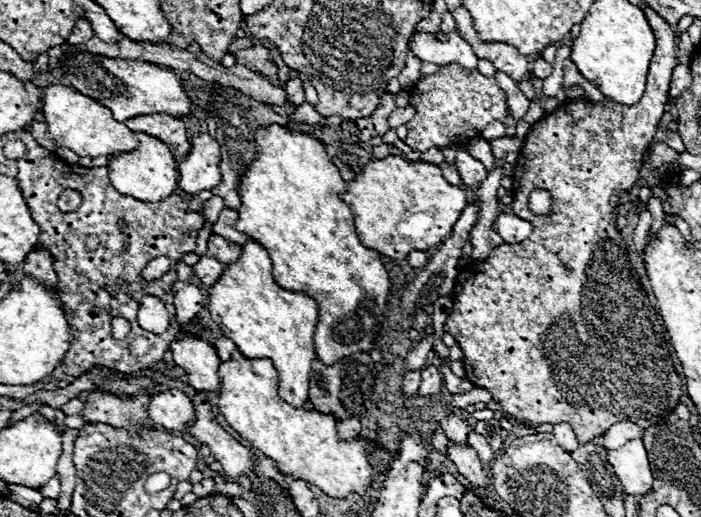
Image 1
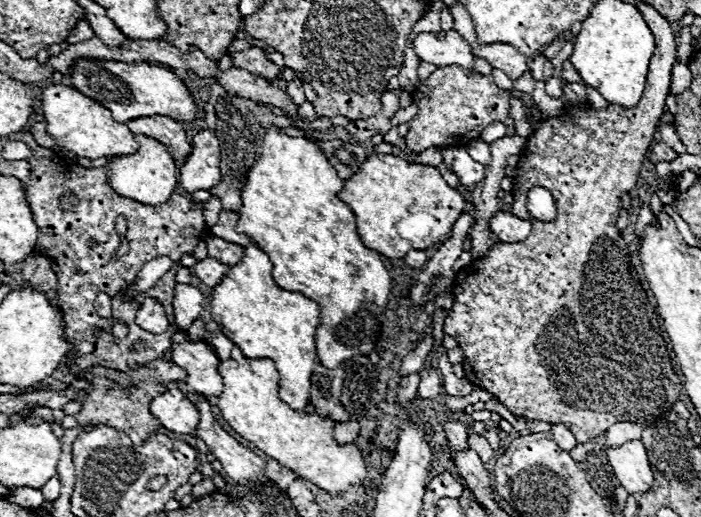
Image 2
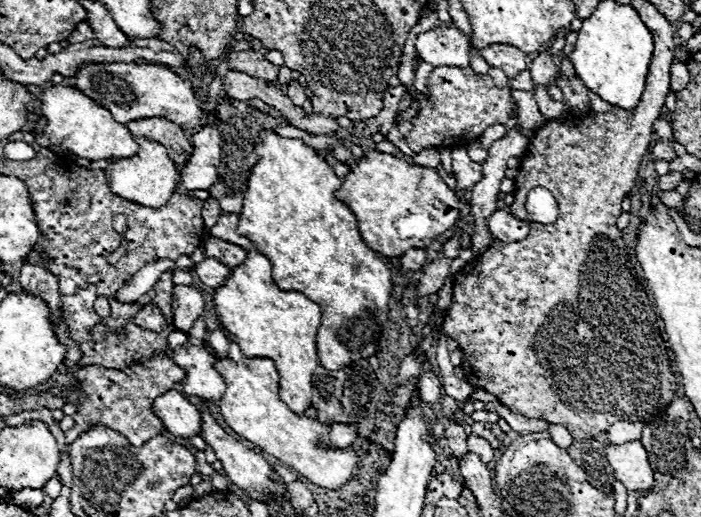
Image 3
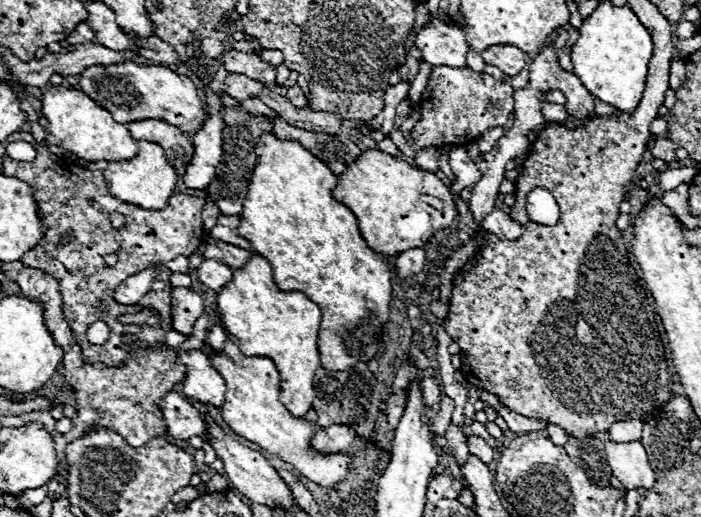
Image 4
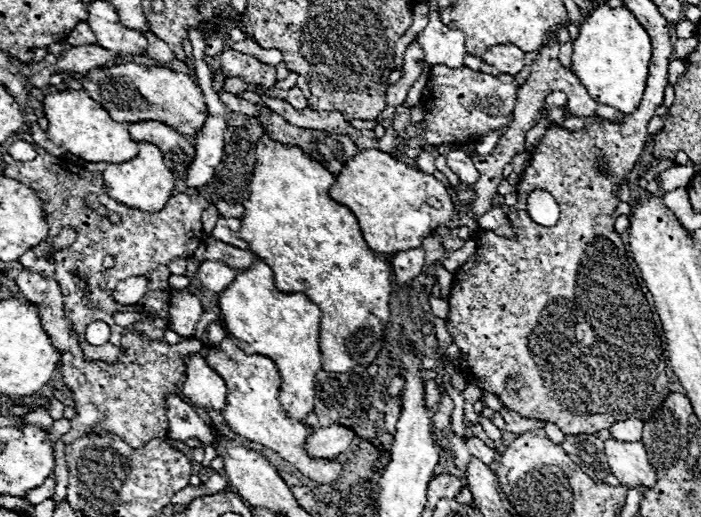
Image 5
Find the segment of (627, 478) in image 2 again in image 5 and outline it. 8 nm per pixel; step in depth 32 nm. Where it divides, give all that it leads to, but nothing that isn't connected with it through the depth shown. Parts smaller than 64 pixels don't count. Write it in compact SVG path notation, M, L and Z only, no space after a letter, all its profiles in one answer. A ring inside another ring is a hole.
M608 438L604 442L604 452L608 458L608 466L612 474L626 486L626 488L636 488L636 486L654 486L656 472L652 464L648 462L646 448L642 442L618 442Z

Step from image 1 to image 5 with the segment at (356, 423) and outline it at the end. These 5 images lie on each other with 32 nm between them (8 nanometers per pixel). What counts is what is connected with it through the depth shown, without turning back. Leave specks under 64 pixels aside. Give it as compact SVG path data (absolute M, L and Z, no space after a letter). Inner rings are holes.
M332 424L328 428L318 428L308 440L306 440L306 450L310 456L318 458L332 458L348 450L352 438L356 432L352 428L342 428L340 424Z

